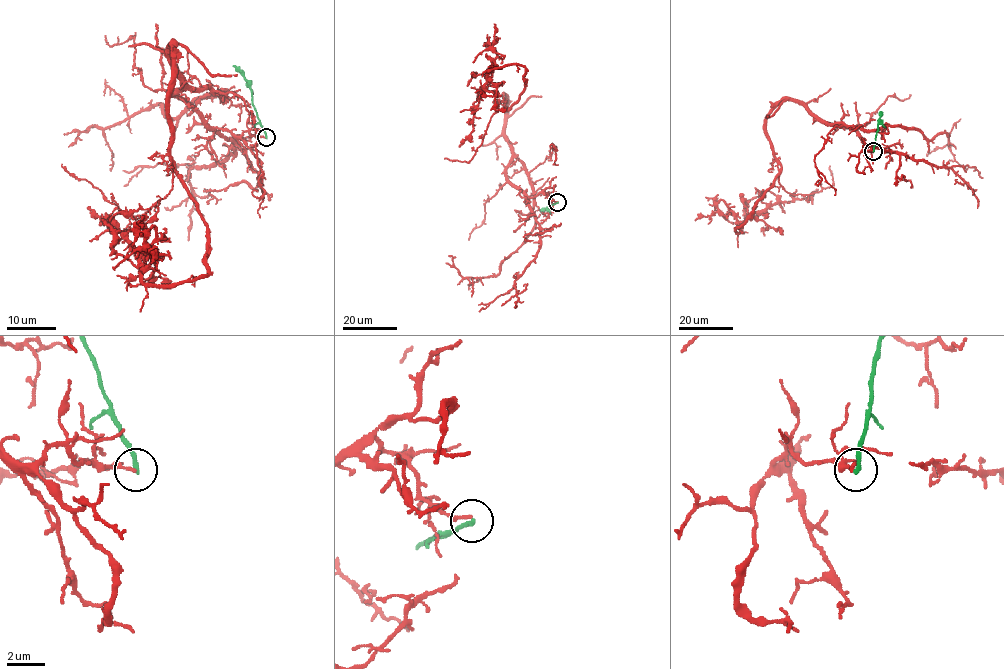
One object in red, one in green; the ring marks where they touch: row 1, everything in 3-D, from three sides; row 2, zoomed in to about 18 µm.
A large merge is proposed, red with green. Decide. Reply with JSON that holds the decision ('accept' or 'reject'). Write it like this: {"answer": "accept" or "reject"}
{"answer": "reject"}

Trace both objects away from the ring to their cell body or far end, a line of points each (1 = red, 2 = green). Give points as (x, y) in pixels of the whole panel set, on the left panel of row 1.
1: (266, 138), (214, 128), (176, 96), (172, 44), (171, 167), (207, 228), (205, 276), (147, 284), (87, 207)
2: (266, 138), (252, 102), (250, 82), (232, 65)

